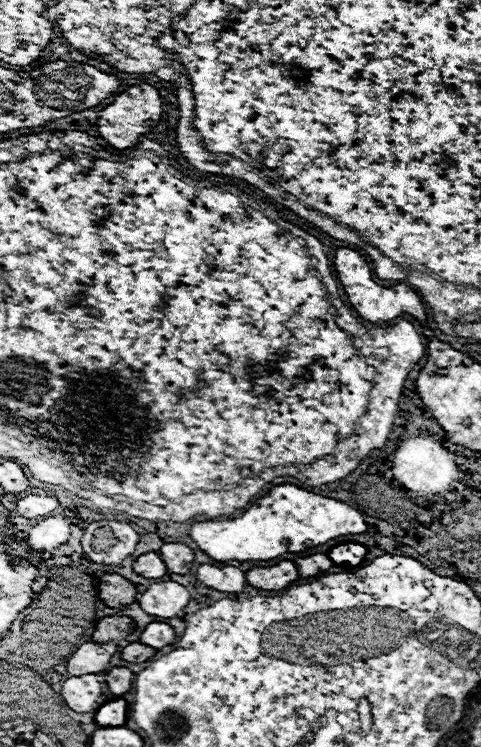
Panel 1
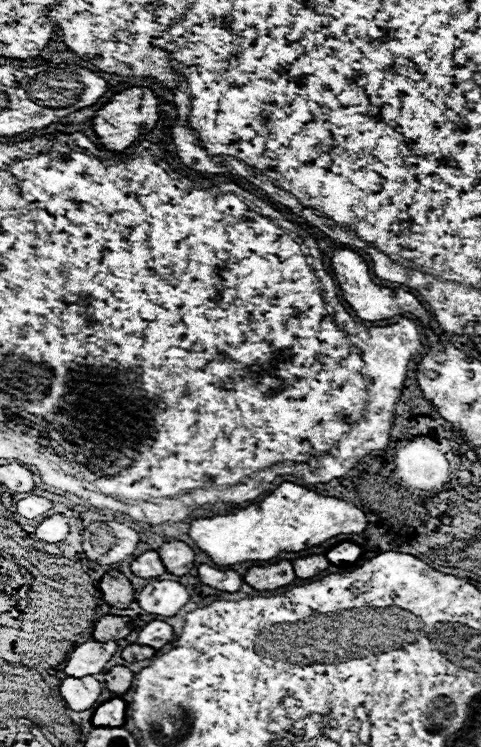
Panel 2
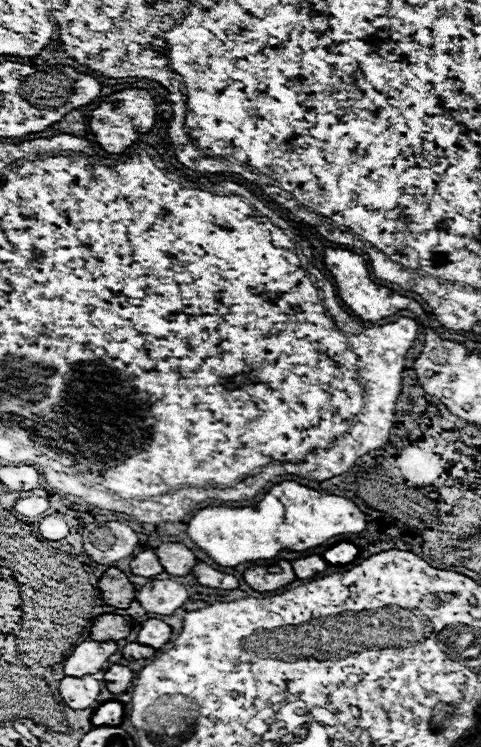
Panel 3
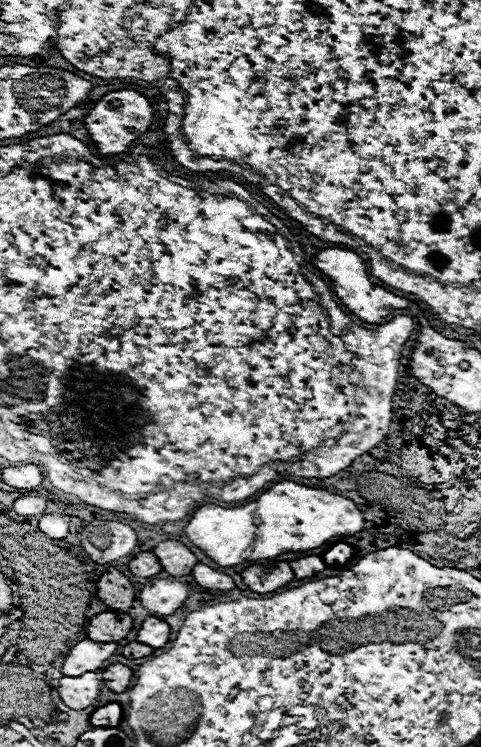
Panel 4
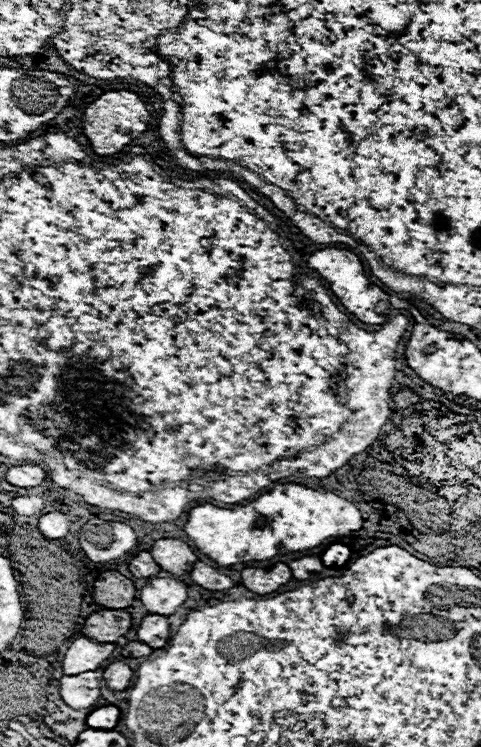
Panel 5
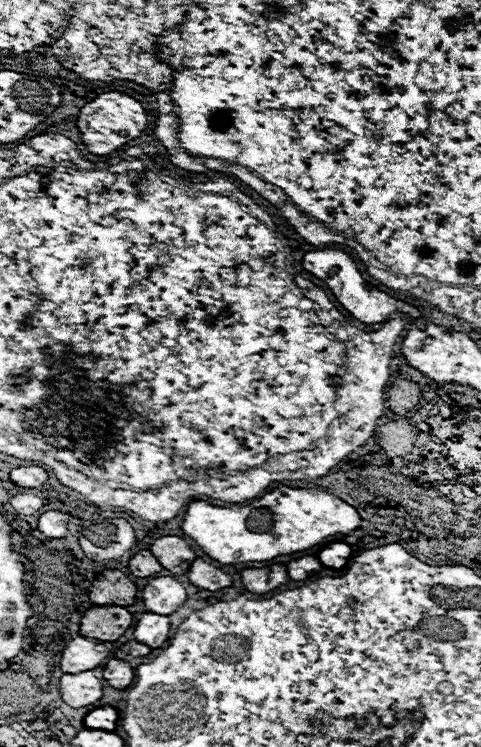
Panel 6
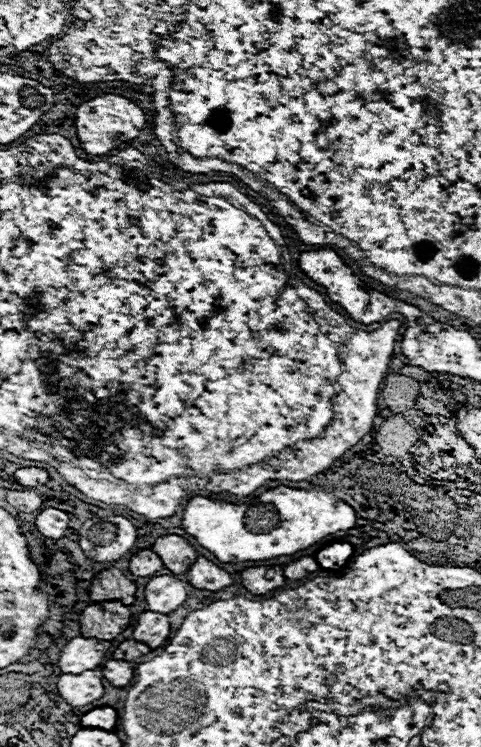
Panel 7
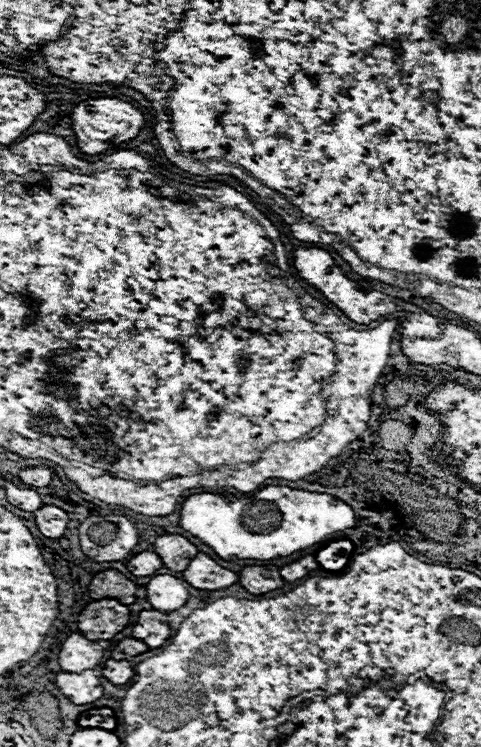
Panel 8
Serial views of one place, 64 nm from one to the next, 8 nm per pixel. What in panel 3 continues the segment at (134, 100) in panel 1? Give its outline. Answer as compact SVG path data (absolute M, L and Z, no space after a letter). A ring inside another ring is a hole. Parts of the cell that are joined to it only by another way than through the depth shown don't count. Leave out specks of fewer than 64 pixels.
M140 88L116 92L108 102L102 102L90 116L90 128L96 136L96 142L102 146L102 150L110 154L124 152L132 142L138 140L140 134L146 134L154 126L154 122L156 122L154 98Z

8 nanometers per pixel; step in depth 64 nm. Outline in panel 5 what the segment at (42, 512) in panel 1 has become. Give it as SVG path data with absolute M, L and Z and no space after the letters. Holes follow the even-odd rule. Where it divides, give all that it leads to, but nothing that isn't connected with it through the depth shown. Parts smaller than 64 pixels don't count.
M18 496L12 500L12 508L20 516L32 516L44 508L44 500L40 496Z

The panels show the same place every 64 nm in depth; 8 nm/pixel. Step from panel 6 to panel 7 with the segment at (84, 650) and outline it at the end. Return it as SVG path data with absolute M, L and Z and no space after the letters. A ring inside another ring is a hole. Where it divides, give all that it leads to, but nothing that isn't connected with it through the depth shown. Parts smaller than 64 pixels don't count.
M76 636L62 648L60 668L62 672L84 672L86 668L98 668L110 646L110 642Z

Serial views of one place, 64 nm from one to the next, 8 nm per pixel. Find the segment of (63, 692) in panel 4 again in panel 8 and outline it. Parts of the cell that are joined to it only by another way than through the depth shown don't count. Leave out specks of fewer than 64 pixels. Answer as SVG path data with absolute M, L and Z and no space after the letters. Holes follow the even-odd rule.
M84 670L80 674L60 672L56 684L72 704L92 704L102 698L102 684L96 672L98 670Z

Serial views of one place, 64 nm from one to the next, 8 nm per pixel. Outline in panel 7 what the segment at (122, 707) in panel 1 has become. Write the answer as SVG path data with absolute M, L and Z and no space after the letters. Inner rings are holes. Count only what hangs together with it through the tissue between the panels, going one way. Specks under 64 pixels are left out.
M110 706L94 708L88 714L84 714L80 720L80 724L84 728L100 728L100 730L114 730L116 722L118 722L118 714Z

